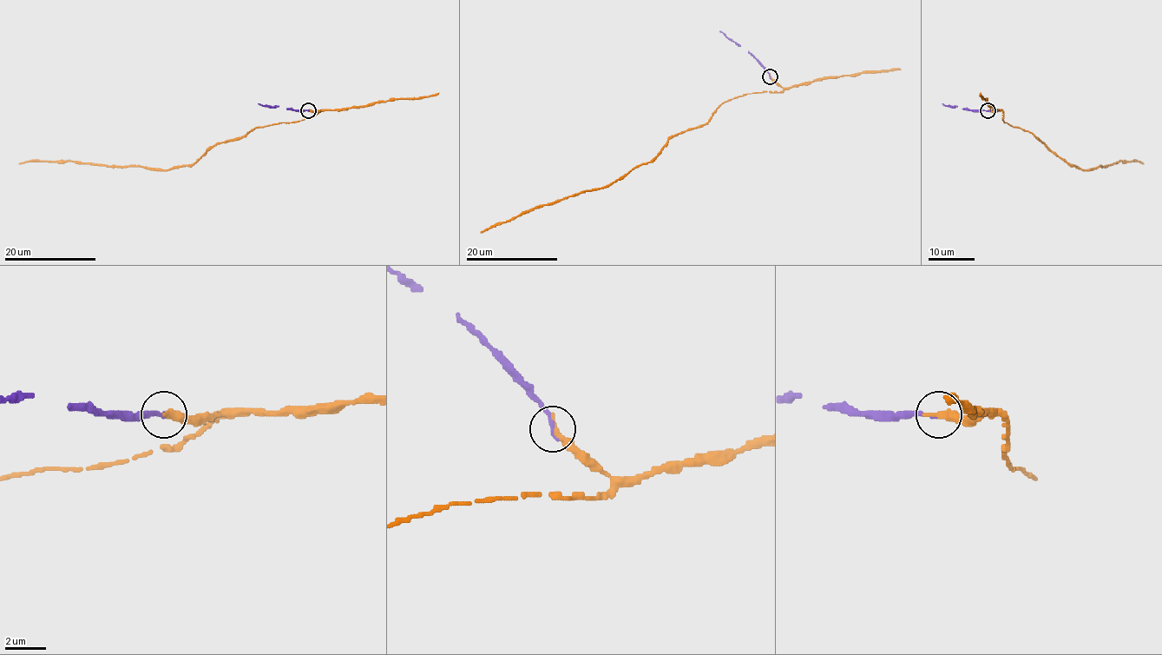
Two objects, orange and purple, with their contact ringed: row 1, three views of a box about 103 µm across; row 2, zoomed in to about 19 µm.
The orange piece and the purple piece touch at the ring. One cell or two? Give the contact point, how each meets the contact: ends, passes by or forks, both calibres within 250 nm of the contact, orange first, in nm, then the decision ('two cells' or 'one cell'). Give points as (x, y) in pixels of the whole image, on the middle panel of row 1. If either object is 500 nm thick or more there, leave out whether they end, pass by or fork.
(770, 76) | orange ends | purple ends | 400/240 nm | one cell

